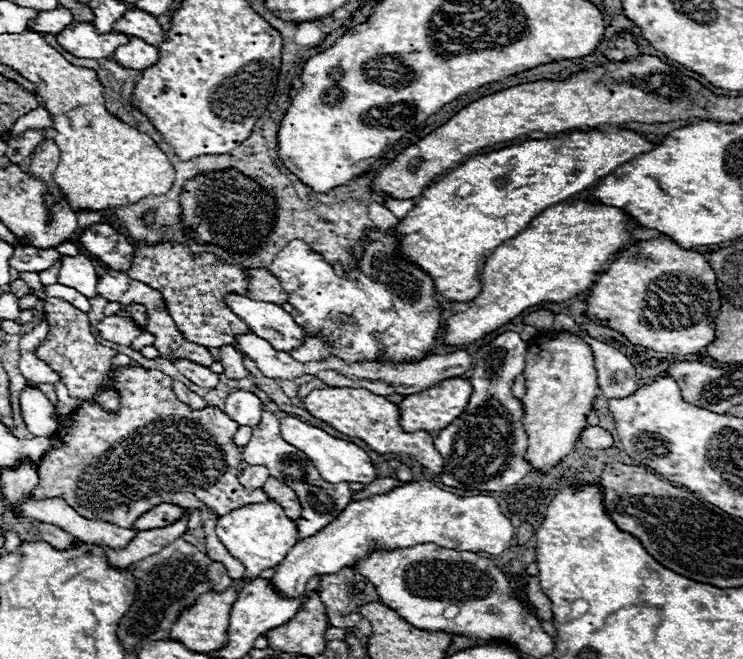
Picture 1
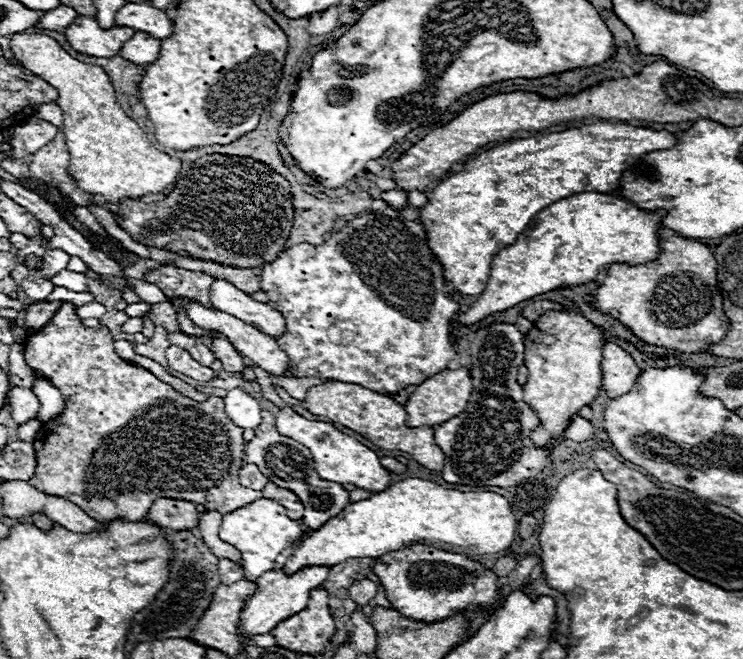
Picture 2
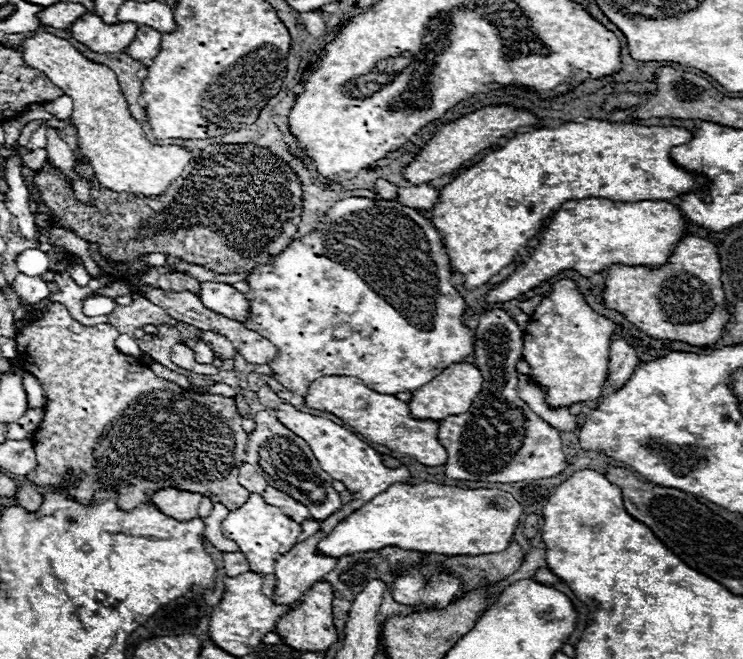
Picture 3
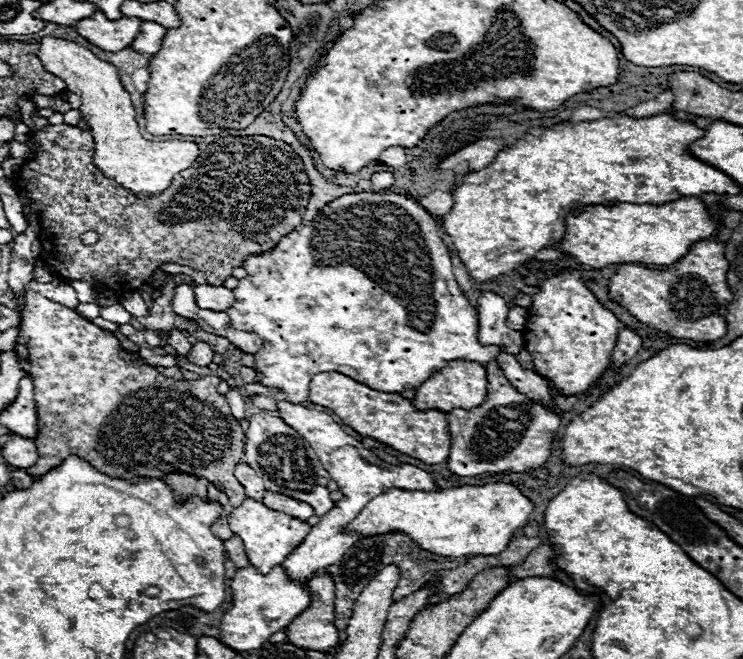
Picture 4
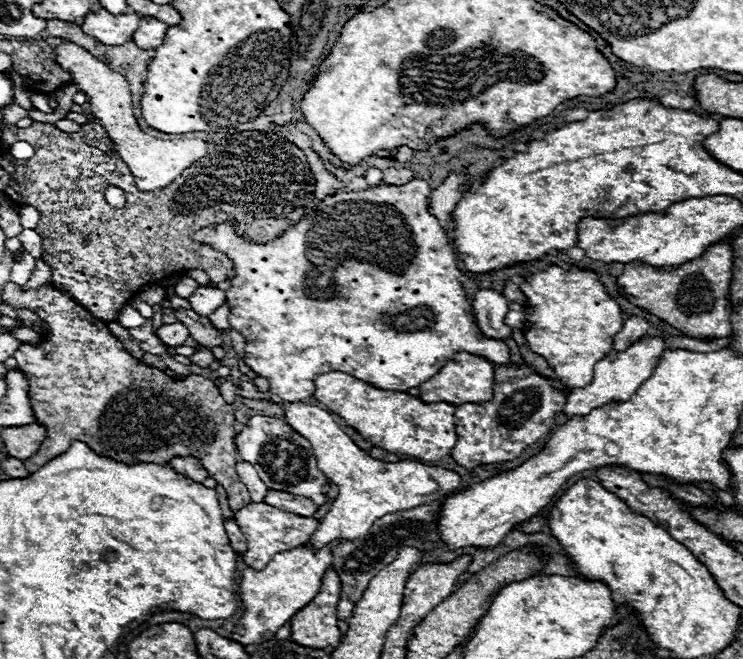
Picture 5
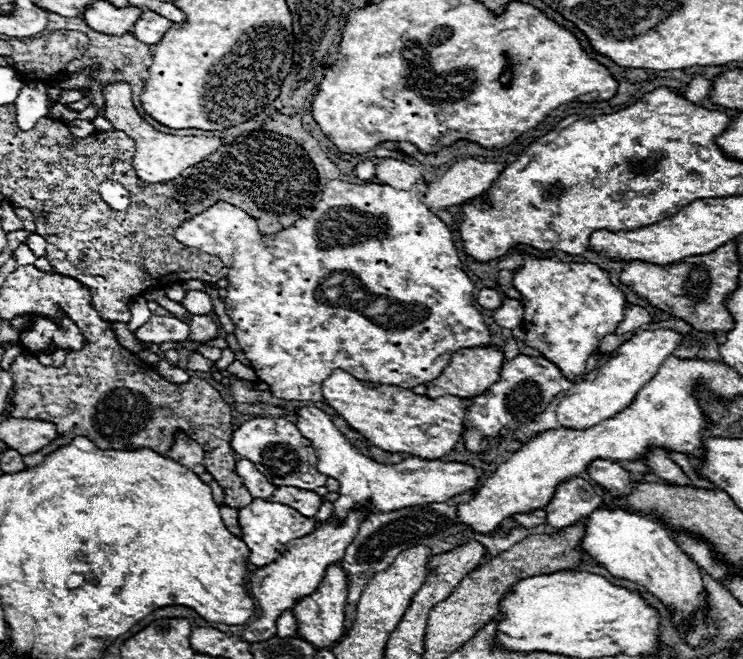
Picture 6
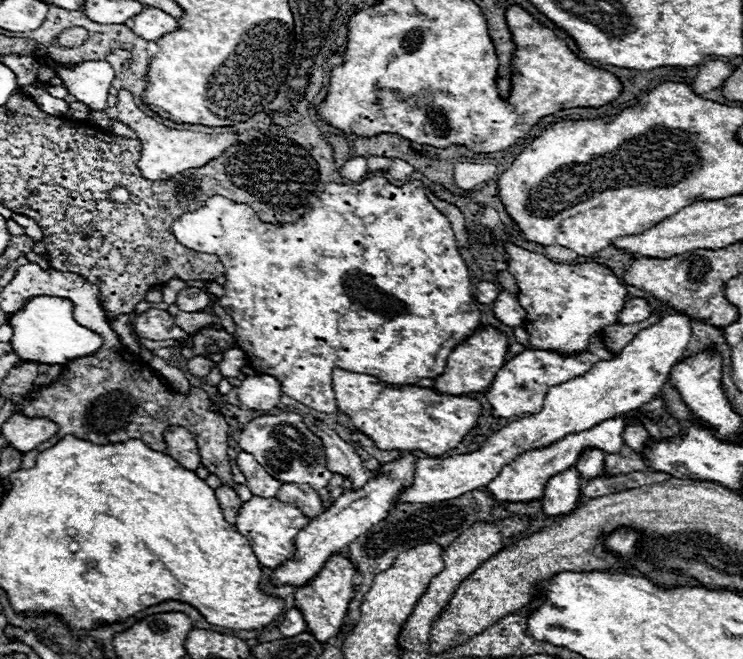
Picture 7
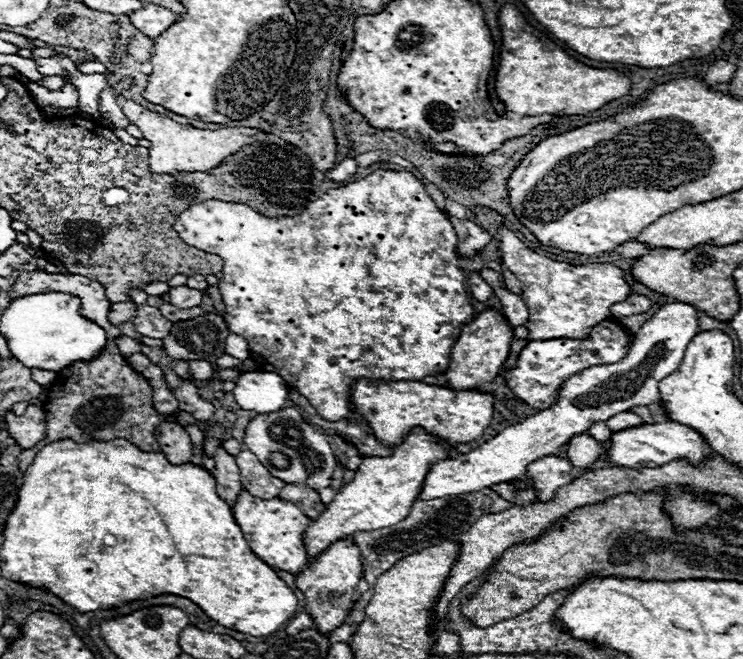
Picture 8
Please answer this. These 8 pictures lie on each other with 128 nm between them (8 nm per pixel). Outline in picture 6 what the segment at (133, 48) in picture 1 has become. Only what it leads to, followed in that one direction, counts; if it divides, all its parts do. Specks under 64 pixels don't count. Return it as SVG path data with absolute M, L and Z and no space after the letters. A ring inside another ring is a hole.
M144 10L140 20L136 20L136 24L132 26L132 36L144 44L158 44L172 24L174 22L170 22L168 18L156 14L156 12Z

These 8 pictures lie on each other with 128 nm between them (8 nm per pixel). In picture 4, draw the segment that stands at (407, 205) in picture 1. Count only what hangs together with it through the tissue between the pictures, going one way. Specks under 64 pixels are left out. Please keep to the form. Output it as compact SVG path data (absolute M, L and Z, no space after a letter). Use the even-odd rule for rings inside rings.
M374 172L370 182L372 182L374 190L380 192L380 190L388 190L394 184L394 176L390 172Z

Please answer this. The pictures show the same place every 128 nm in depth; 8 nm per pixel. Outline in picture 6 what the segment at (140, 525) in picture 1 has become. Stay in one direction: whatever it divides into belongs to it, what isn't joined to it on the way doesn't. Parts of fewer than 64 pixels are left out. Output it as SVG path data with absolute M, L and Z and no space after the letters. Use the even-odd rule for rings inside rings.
M176 432L176 440L174 440L172 448L164 456L180 462L194 474L202 474L206 470L204 468L204 450L200 448L200 444L196 444L196 440L192 440L190 436L184 436L184 432Z

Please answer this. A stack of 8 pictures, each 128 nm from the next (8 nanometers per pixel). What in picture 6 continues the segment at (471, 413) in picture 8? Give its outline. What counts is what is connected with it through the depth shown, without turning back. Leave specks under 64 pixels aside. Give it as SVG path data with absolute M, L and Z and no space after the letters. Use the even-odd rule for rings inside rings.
M334 370L324 382L322 392L328 402L354 430L358 430L364 438L368 438L376 448L386 452L408 452L418 458L436 460L446 456L460 440L462 440L462 422L466 418L468 400L460 400L458 396L442 396L440 400L432 400L424 394L414 394L412 390L404 390L398 386L382 386L354 378L344 370Z

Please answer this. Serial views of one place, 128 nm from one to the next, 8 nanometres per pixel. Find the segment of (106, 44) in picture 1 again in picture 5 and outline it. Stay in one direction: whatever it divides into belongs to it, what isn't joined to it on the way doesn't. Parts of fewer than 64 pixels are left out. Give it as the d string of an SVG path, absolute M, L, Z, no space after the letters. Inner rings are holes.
M100 6L100 12L88 12L88 16L84 16L82 30L100 40L102 44L118 46L132 38L134 30L138 28L138 22L140 16L136 12L112 16L106 8Z

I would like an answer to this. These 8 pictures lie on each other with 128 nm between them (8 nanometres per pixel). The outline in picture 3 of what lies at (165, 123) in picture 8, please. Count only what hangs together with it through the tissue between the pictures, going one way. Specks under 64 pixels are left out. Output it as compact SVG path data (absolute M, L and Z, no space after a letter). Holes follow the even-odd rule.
M46 32L36 34L22 42L20 52L28 66L42 70L74 100L72 124L78 128L78 152L88 158L96 180L100 180L104 188L130 192L134 196L160 196L192 160L190 150L184 150L182 146L150 144L128 110L114 70L84 58L68 40Z

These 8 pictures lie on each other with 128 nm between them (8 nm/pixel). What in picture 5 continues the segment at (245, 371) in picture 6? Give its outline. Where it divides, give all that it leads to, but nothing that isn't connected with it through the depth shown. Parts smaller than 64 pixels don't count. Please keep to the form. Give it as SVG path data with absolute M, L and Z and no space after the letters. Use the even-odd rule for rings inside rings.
M6 282L2 300L14 310L28 308L36 312L48 328L46 340L40 342L40 346L22 344L14 352L14 358L18 360L18 370L30 382L28 400L34 410L34 418L38 424L42 424L48 430L48 440L44 440L44 444L34 456L24 460L24 466L28 468L30 474L40 470L40 466L46 464L48 460L68 450L74 440L80 440L80 442L86 442L96 454L122 460L128 464L136 464L136 462L168 464L168 460L174 456L202 458L204 468L208 470L210 478L214 478L220 486L224 486L232 512L252 502L246 486L240 482L234 470L238 462L236 460L238 452L234 444L234 438L236 438L234 408L222 398L220 390L214 384L214 378L230 374L228 366L220 366L216 372L212 372L212 378L192 374L188 378L174 380L166 376L162 370L150 368L142 364L138 358L130 356L124 350L122 342L106 328L106 322L90 316L90 312L84 306L74 302L64 290L56 288L54 284L44 284L40 288L22 290L22 286L14 282Z

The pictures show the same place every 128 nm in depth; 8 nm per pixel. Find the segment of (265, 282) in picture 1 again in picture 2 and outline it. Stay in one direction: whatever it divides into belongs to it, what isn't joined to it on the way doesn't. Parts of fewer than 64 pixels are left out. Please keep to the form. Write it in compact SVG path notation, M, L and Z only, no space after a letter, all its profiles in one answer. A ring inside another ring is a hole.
M176 258L174 262L166 262L176 268L192 270L192 272L204 272L208 276L214 276L218 280L228 280L230 284L236 284L242 292L258 292L260 290L260 268L230 268L230 266L220 266L216 262L204 262L204 260L194 260L194 258Z

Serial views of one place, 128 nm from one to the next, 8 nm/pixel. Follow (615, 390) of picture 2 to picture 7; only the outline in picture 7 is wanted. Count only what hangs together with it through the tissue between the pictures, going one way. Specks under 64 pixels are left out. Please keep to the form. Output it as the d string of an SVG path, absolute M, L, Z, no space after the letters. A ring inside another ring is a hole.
M630 298L624 308L620 310L620 322L622 324L634 324L634 322L642 322L650 316L650 306L644 298Z

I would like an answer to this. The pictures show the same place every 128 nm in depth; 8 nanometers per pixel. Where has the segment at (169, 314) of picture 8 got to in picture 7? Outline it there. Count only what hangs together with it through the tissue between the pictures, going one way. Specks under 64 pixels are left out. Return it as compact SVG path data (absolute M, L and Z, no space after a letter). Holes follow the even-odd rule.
M172 304L172 306L168 308L168 312L170 312L170 316L176 320L176 324L178 324L180 328L184 328L184 332L196 332L196 330L200 330L202 326L212 324L212 316L206 314L206 312L182 312L182 310L178 310L176 304Z

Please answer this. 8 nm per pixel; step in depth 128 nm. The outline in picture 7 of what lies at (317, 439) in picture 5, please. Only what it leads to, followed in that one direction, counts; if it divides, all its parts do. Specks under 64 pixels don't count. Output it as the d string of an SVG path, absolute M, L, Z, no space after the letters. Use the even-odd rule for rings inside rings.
M680 312L664 314L660 322L640 330L634 336L634 340L626 344L612 360L598 362L590 368L588 374L552 386L546 394L540 412L500 428L478 450L450 458L420 458L416 462L416 476L412 488L406 488L400 494L400 502L412 504L444 502L478 488L486 488L488 482L500 474L502 466L514 462L520 454L550 446L552 442L562 440L568 434L588 430L608 418L616 418L620 414L632 412L648 404L662 392L662 386L672 366L682 358L691 335L690 316ZM318 422L316 428L312 428L312 432L316 432L316 436L320 436L326 446L328 470L350 478L352 488L362 488L366 480L370 480L378 474L378 470L366 470L362 466L360 456L354 452L354 448L350 444L346 444L344 440L340 440L340 436L334 430L330 430L324 422Z

